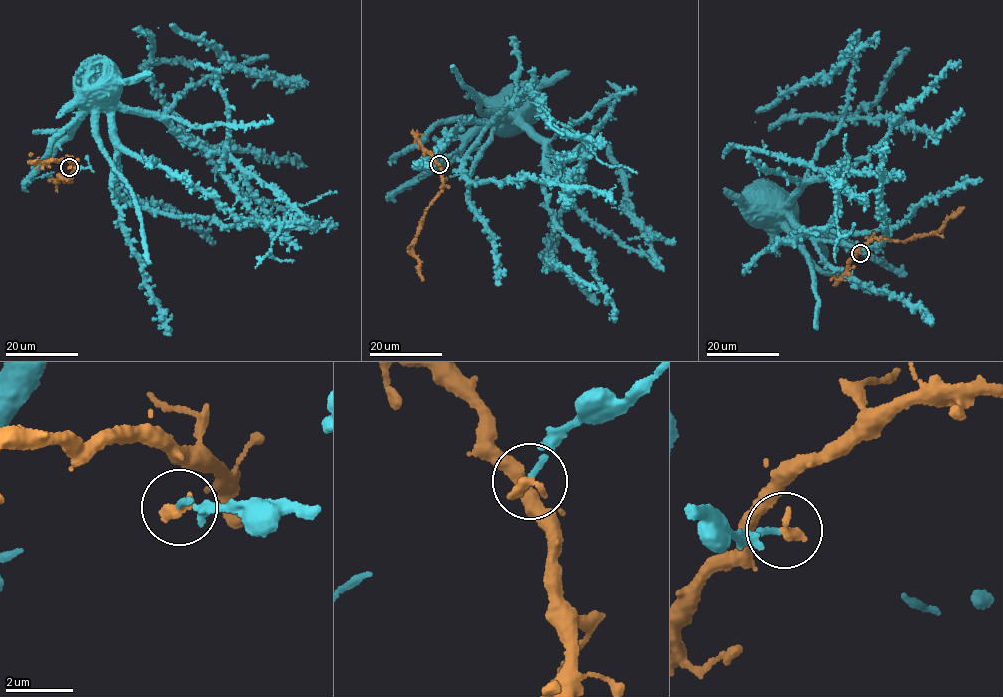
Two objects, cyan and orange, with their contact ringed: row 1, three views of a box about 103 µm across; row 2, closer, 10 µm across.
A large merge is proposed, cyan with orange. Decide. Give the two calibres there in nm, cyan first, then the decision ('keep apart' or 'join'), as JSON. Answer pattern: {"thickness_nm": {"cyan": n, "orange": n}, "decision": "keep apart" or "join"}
{"thickness_nm": {"cyan": 150, "orange": 320}, "decision": "keep apart"}

